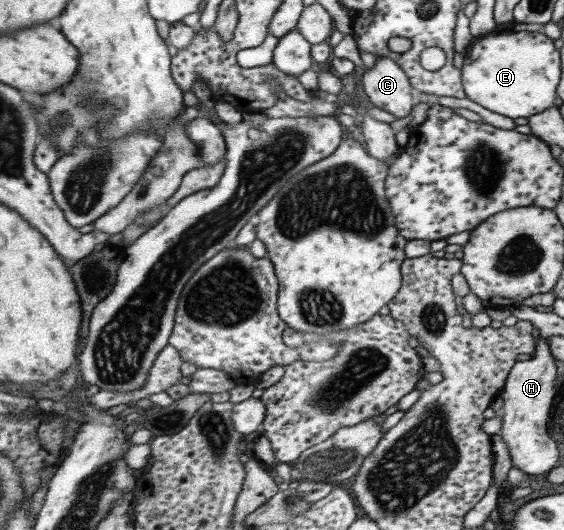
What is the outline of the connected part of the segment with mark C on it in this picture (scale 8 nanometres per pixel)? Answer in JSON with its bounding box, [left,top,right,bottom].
[360,57,418,118]

